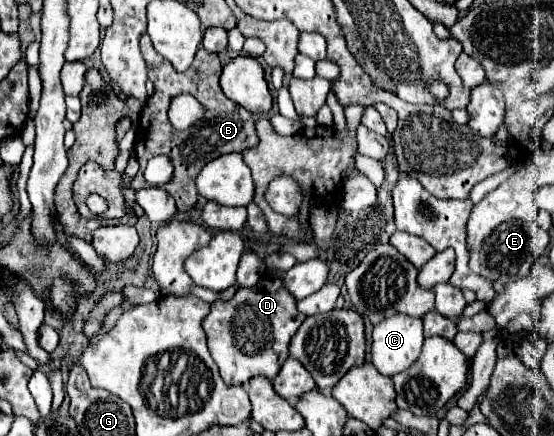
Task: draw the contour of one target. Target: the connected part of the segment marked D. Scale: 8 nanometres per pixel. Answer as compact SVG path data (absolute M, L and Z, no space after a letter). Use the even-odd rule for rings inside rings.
M264 273L254 287L238 287L230 301L212 303L212 311L204 317L202 327L222 381L226 385L244 385L254 375L262 375L272 381L288 359L288 343L304 319L306 315L298 313L296 299L284 289L282 279L270 273Z

